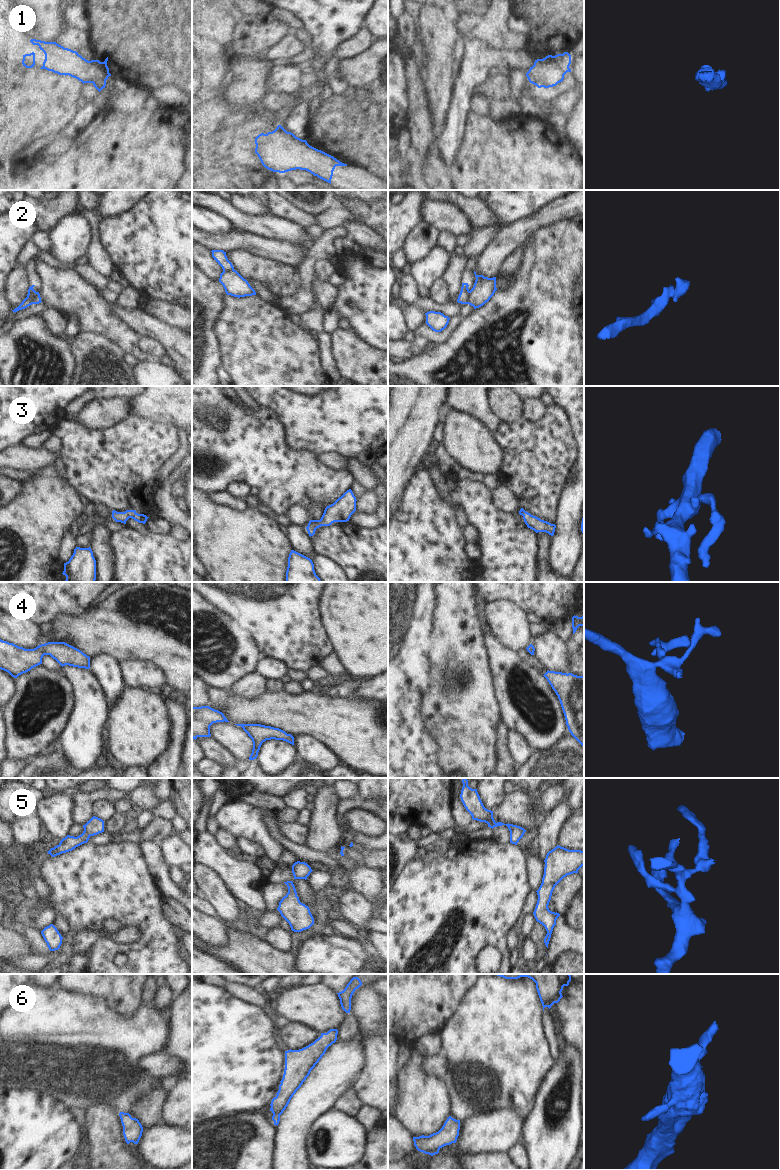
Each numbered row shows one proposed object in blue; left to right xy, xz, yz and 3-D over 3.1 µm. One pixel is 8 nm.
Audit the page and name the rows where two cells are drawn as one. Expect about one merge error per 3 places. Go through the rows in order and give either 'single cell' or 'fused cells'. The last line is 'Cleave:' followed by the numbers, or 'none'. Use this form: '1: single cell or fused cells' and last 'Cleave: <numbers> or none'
1: single cell
2: fused cells
3: single cell
4: single cell
5: single cell
6: single cell
Cleave: 2

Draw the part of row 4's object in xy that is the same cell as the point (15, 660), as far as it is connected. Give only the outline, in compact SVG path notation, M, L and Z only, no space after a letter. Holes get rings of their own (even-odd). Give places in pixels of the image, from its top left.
M0 639L0 669L8 672L14 678L17 678L19 675L42 664L42 658L44 655L50 655L62 667L69 665L78 668L90 668L90 657L65 642L48 642L41 644L34 649L25 649Z

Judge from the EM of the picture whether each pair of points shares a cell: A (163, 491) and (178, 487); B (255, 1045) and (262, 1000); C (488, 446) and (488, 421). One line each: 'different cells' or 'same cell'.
A: different cells
B: different cells
C: different cells

